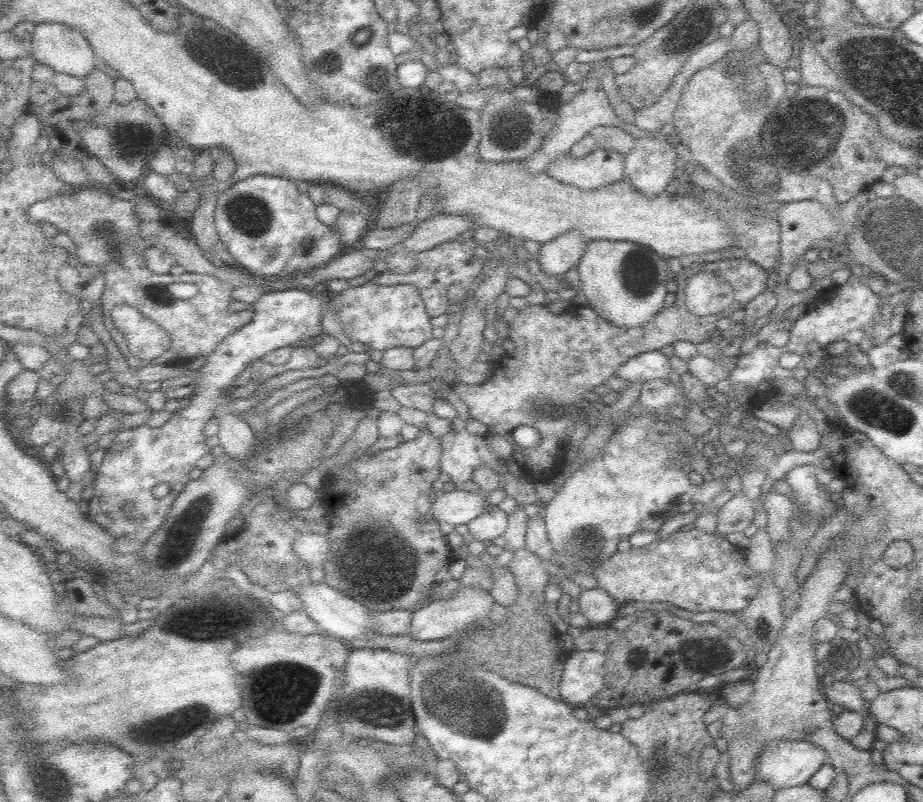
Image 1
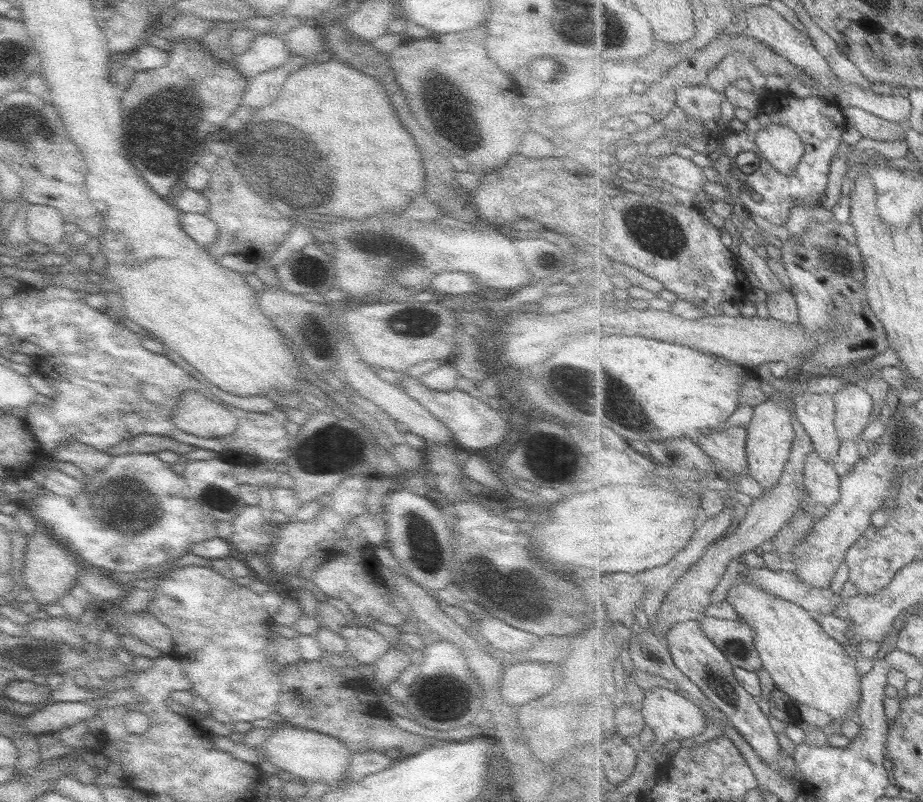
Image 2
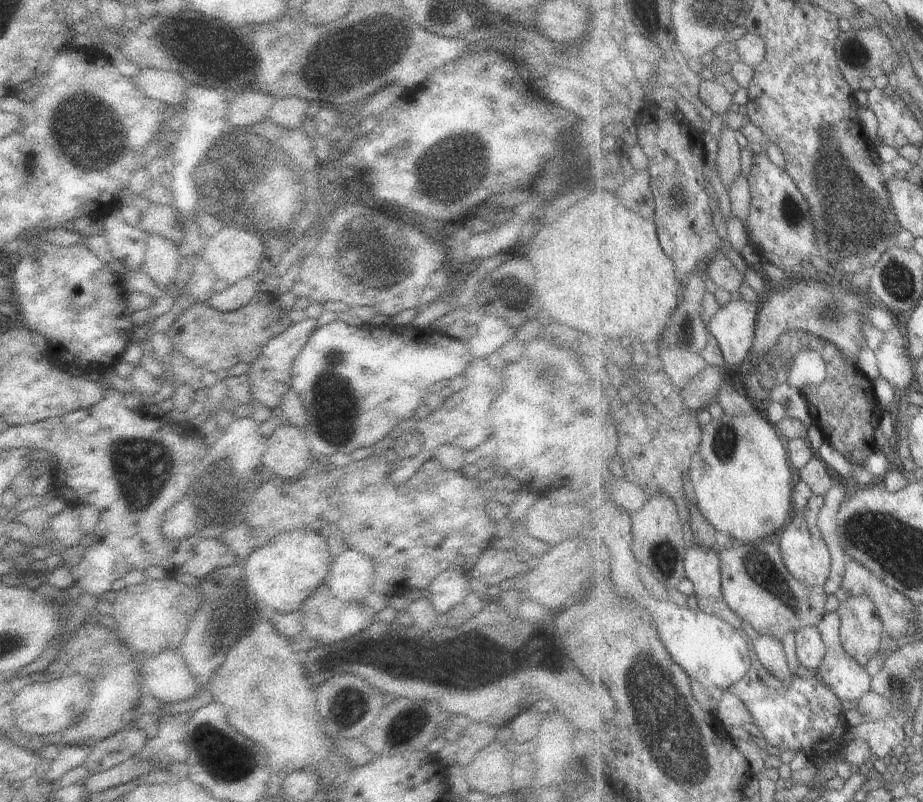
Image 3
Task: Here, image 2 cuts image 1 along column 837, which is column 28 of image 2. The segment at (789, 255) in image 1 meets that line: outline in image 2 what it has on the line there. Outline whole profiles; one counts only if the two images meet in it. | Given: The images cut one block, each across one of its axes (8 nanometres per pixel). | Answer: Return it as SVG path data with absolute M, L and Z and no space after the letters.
M31 205L26 213L25 229L30 240L43 243L48 249L64 241L69 227L64 225L60 213L52 207Z

